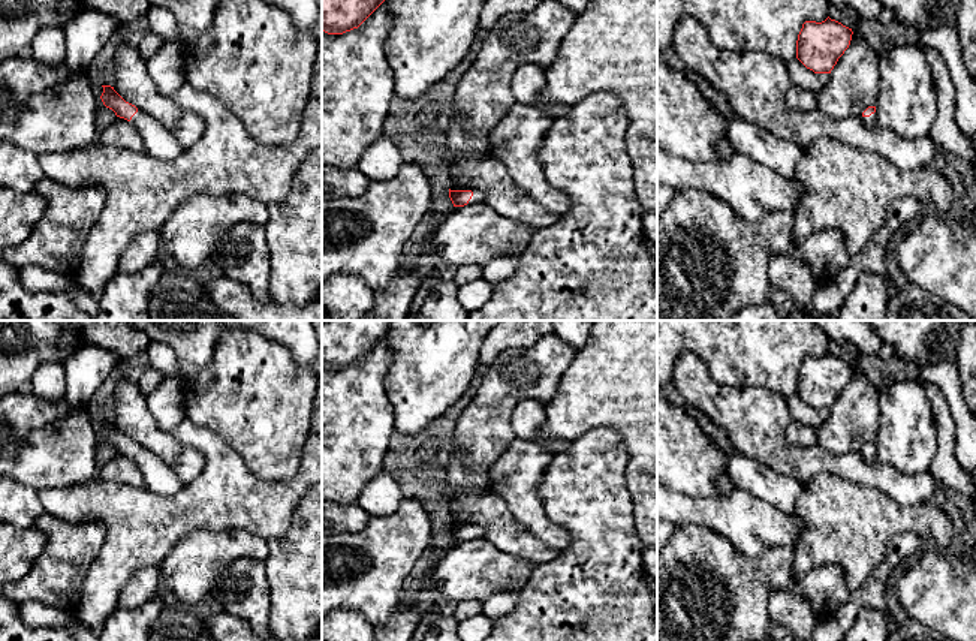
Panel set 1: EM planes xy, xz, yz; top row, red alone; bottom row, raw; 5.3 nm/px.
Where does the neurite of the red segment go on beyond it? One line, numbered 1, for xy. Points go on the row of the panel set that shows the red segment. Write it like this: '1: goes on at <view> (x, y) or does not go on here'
1: goes on at xy (159, 143)

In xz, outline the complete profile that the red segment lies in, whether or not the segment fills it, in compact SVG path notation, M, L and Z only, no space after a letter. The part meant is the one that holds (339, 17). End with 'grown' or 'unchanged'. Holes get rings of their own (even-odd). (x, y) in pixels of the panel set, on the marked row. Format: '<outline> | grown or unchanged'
M322 0L322 31L343 34L358 28L385 0Z | unchanged

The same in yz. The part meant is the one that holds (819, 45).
M829 16L822 22L805 21L796 40L796 58L814 73L831 73L852 34L852 28Z | unchanged

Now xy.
M102 85L100 96L103 105L115 112L117 117L130 121L139 132L145 153L162 162L177 159L184 147L175 136L148 112L138 109L135 105L126 102L111 85Z | grown

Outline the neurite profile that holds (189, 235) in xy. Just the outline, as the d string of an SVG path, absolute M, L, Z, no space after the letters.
M199 193L180 204L157 229L162 256L186 268L210 264L219 238L234 225L265 225L265 204L244 195L210 196Z

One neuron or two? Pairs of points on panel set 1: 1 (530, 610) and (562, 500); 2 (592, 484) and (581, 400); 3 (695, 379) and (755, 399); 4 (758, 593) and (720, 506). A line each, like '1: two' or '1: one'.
1: one
2: two
3: one
4: two

